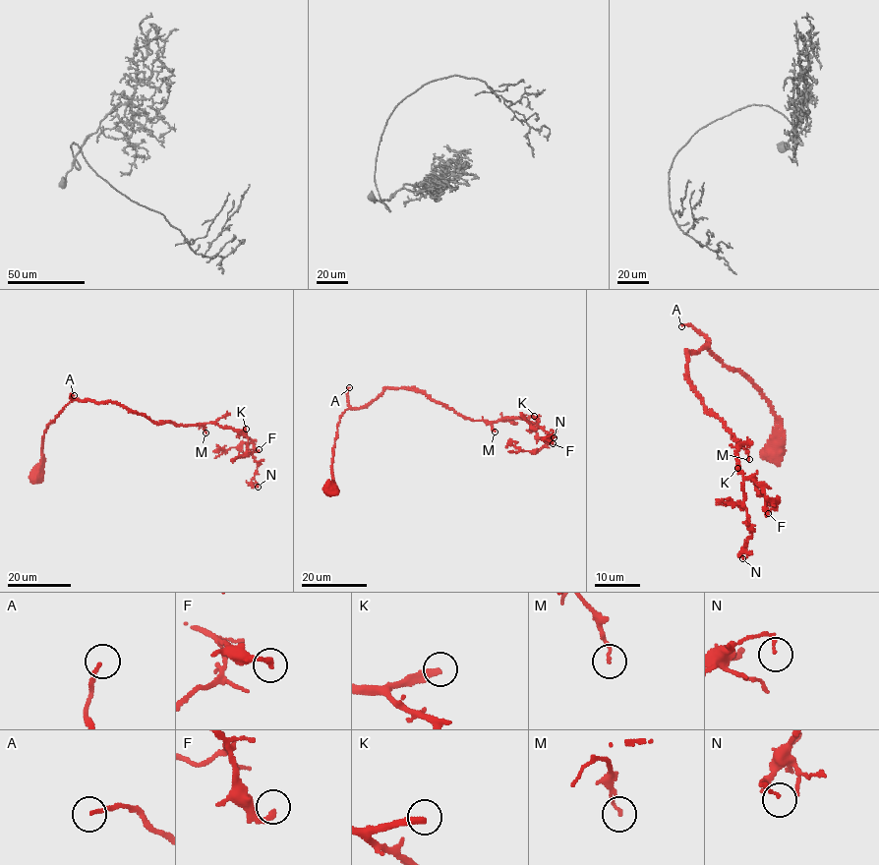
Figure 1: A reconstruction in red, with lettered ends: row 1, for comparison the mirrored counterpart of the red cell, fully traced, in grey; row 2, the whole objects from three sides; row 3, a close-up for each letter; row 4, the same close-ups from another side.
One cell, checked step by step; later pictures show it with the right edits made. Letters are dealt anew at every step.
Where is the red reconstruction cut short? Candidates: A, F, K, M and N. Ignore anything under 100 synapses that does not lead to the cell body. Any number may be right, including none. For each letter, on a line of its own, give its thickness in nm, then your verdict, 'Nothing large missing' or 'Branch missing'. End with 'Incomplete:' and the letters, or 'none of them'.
A: Thickness 140 nm. Branch missing
F: Thickness 240 nm. Nothing large missing
K: Thickness 300 nm. Branch missing
M: Thickness 130 nm. Nothing large missing
N: Thickness 130 nm. Nothing large missing
Incomplete: A, K

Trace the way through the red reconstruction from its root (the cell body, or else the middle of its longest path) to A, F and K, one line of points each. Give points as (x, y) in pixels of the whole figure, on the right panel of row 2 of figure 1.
A: (777, 450), (776, 415), (770, 401), (747, 377), (731, 370), (709, 350), (704, 335), (690, 325), (681, 326)
F: (777, 450), (763, 393), (708, 340), (686, 353), (696, 396), (739, 441), (738, 468), (762, 489), (768, 513)
K: (777, 450), (770, 401), (715, 355), (707, 340), (686, 353), (688, 376), (706, 410), (739, 441), (737, 468)

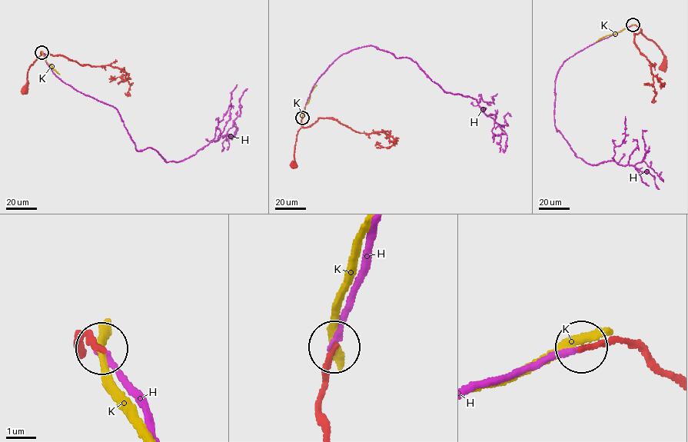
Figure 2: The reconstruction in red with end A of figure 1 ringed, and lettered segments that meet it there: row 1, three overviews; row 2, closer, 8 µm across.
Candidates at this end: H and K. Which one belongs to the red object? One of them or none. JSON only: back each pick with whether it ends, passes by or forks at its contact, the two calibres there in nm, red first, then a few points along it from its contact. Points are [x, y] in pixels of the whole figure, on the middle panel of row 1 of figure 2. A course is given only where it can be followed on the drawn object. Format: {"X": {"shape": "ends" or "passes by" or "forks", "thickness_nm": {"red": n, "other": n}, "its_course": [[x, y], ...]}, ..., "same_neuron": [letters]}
{"H": {"shape": "ends", "thickness_nm": {"red": 180, "other": 200}, "its_course": [[301, 117], [329, 65], [371, 45], [410, 58], [445, 91], [475, 99], [500, 125], [510, 116]]}, "same_neuron": ["H"]}

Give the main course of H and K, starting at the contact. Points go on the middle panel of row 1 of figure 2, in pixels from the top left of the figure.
H: (301, 117), (329, 65), (371, 45), (410, 58), (445, 91), (475, 99), (500, 125), (510, 116)
K: (301, 117), (310, 93), (316, 84)

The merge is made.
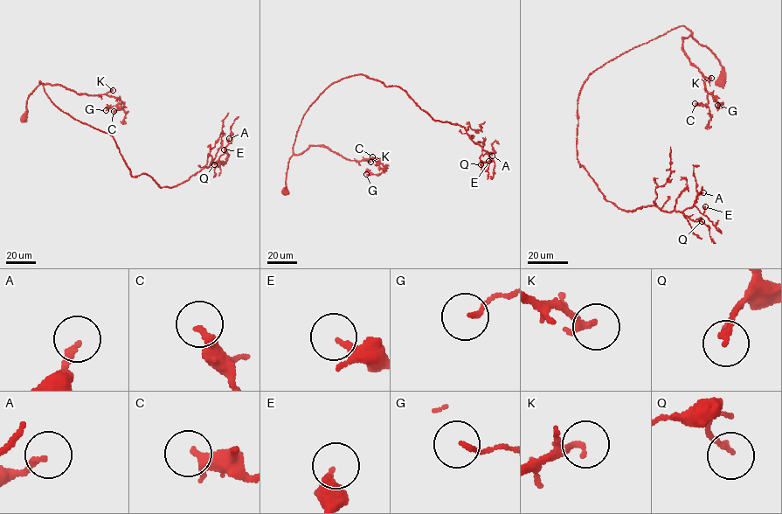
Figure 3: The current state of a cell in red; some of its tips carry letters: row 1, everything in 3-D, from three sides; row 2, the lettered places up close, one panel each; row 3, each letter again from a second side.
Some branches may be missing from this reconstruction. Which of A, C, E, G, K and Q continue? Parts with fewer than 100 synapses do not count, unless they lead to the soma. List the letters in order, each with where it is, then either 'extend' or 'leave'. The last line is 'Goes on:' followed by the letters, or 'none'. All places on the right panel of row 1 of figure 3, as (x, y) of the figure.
A: place (703, 192); leave
C: place (695, 103); leave
E: place (705, 206); leave
G: place (717, 105); leave
K: place (711, 78); extend
Q: place (702, 221); leave
Goes on: K

